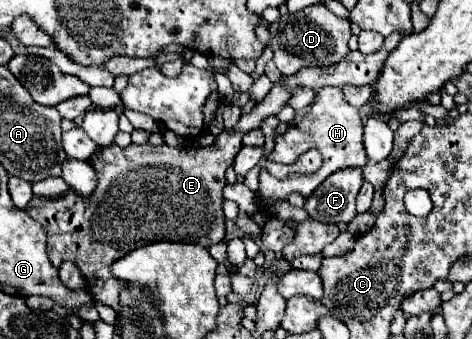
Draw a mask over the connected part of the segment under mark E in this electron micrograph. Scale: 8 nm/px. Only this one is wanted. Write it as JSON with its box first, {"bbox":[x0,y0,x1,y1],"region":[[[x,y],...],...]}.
{"bbox":[26,32,404,310],"region":[[[394,32],[390,36],[386,36],[382,50],[374,52],[374,54],[362,54],[362,52],[350,52],[342,62],[328,66],[328,68],[306,68],[300,70],[298,74],[294,74],[294,78],[284,78],[284,82],[276,82],[270,92],[264,96],[262,102],[254,104],[254,108],[250,112],[244,112],[240,122],[230,128],[224,130],[220,136],[216,136],[216,142],[212,146],[188,146],[188,148],[172,148],[172,146],[152,146],[152,144],[130,144],[128,148],[120,148],[116,144],[98,148],[98,154],[94,154],[94,158],[90,158],[88,162],[94,166],[96,174],[98,174],[98,186],[90,196],[80,196],[78,192],[74,192],[72,188],[64,194],[64,196],[56,196],[56,198],[40,198],[34,196],[30,200],[30,206],[26,208],[26,212],[30,214],[30,218],[34,218],[36,222],[42,224],[42,228],[46,230],[48,236],[48,246],[46,252],[52,258],[54,266],[60,268],[60,264],[64,260],[74,262],[82,276],[86,278],[86,290],[92,294],[94,302],[106,304],[114,310],[120,310],[120,294],[122,290],[126,290],[126,282],[122,282],[120,278],[114,278],[110,274],[110,264],[114,264],[114,260],[130,254],[136,248],[142,248],[150,242],[160,242],[160,240],[174,240],[174,242],[196,242],[202,244],[204,248],[220,242],[226,236],[224,230],[224,214],[222,214],[222,188],[226,186],[226,168],[234,162],[234,156],[240,150],[240,142],[242,136],[252,130],[252,128],[260,128],[262,120],[268,116],[276,116],[288,102],[290,102],[290,94],[298,88],[298,86],[308,86],[314,92],[318,92],[322,86],[366,86],[366,84],[374,84],[376,78],[382,72],[382,66],[388,58],[388,54],[398,46],[398,42],[404,38],[402,32]]]}

